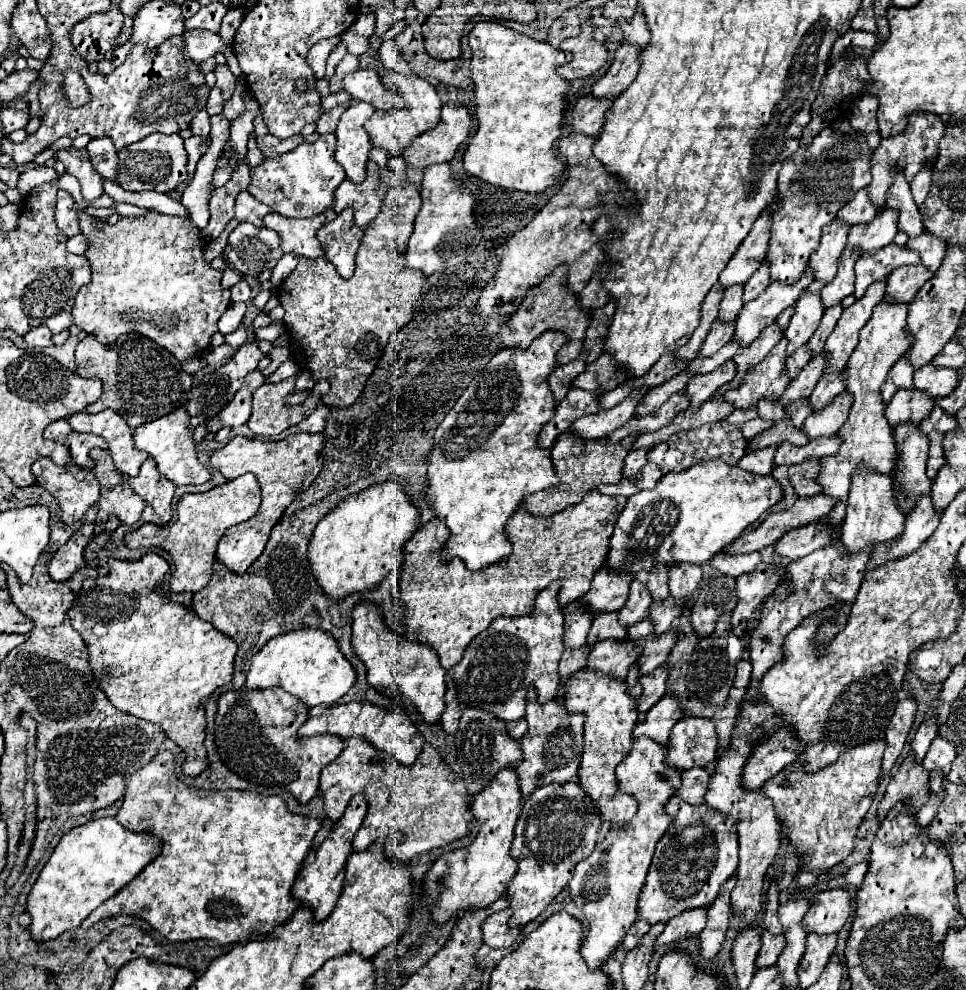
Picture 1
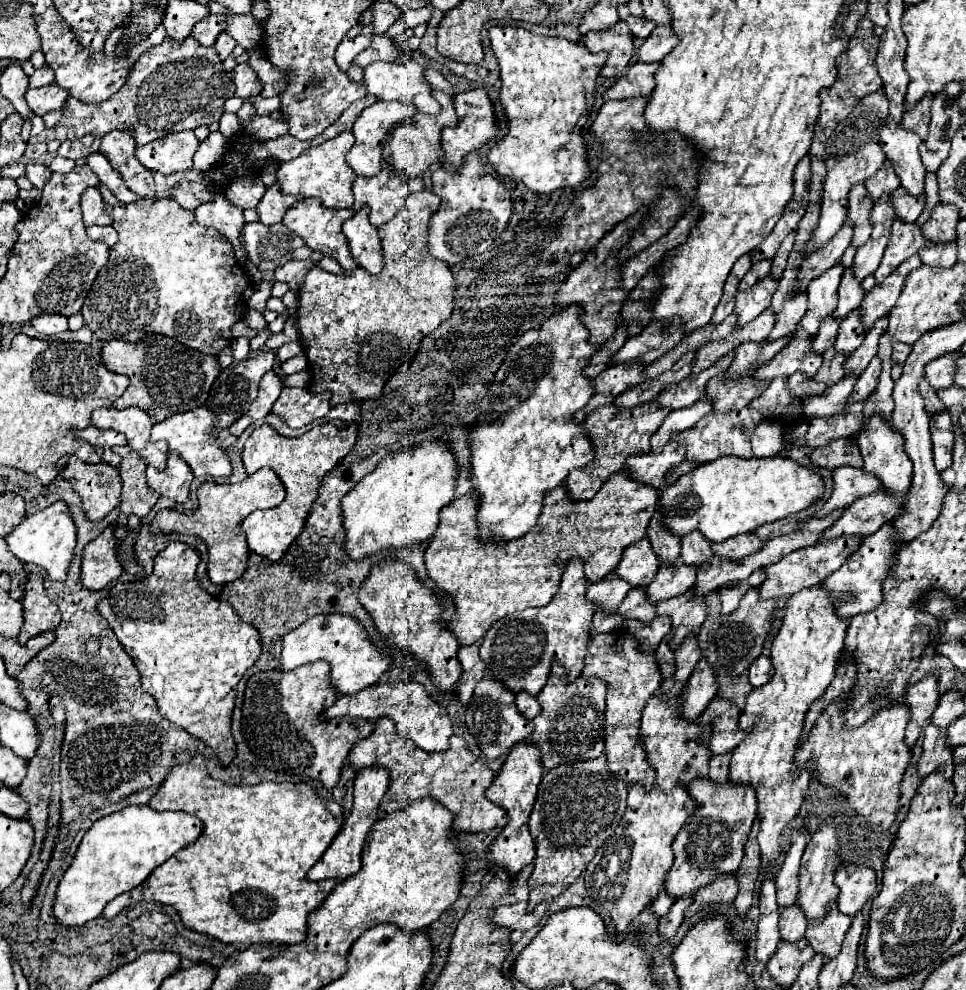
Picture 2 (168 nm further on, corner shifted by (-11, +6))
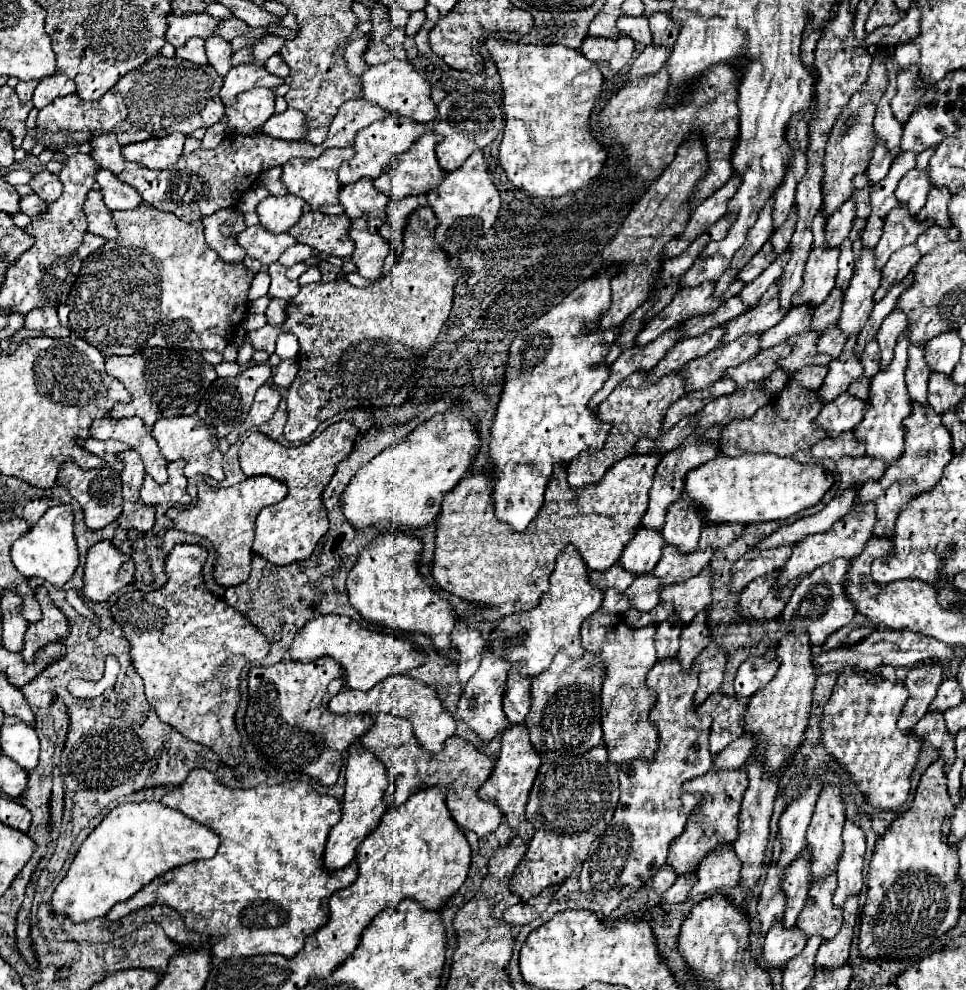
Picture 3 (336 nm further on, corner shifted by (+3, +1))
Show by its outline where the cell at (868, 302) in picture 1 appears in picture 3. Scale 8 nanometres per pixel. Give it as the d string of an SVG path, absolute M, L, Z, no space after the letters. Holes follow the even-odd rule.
M916 245L904 247L902 251L896 251L892 255L892 259L882 267L882 283L874 295L874 301L880 301L896 283L900 283L912 271L912 267L918 263L920 257L922 255Z

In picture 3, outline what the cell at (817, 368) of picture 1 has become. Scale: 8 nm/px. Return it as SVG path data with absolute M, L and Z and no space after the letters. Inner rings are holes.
M864 249L856 261L850 287L844 293L844 305L838 319L838 327L850 337L862 331L874 307L874 293L880 287L882 273L876 269L874 251Z

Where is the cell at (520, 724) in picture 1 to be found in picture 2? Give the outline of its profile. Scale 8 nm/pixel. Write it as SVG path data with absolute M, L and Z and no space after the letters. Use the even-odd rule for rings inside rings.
M528 694L516 696L516 706L518 706L518 712L520 712L524 718L528 718L528 720L532 720L532 718L536 718L536 716L540 714L540 704L538 704L538 700L536 700L536 698L528 698Z

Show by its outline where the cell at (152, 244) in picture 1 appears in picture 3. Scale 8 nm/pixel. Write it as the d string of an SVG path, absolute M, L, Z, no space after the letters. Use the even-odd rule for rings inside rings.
M140 203L132 211L114 211L112 215L120 231L118 239L106 241L84 259L68 295L70 329L80 339L94 343L106 357L136 355L146 347L214 349L222 353L228 345L228 335L232 335L248 313L248 289L256 273L248 271L242 261L222 261L204 243L204 227L200 221L186 223L176 215L158 211L146 203Z

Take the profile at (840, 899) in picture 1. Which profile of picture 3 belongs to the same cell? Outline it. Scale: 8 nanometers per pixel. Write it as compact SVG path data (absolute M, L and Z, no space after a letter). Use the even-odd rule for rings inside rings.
M850 819L844 825L844 851L838 859L838 887L834 893L834 905L842 905L850 895L860 893L864 885L862 869L864 869L864 853L866 853L866 835L860 827L856 827Z

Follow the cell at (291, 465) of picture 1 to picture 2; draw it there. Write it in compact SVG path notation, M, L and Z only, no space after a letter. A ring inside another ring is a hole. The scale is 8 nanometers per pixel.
M330 420L320 426L314 426L312 430L308 430L298 438L284 438L266 424L250 434L242 450L242 462L246 474L254 474L258 468L268 466L278 474L278 478L286 488L286 498L280 506L252 512L248 518L240 522L238 528L246 536L246 544L250 552L256 552L268 560L278 560L284 554L284 548L288 548L290 542L296 538L296 534L300 534L304 524L304 514L308 512L308 506L316 500L316 490L324 474L330 472L352 450L354 440L356 440L356 424L354 422L348 424L342 420L340 422Z

